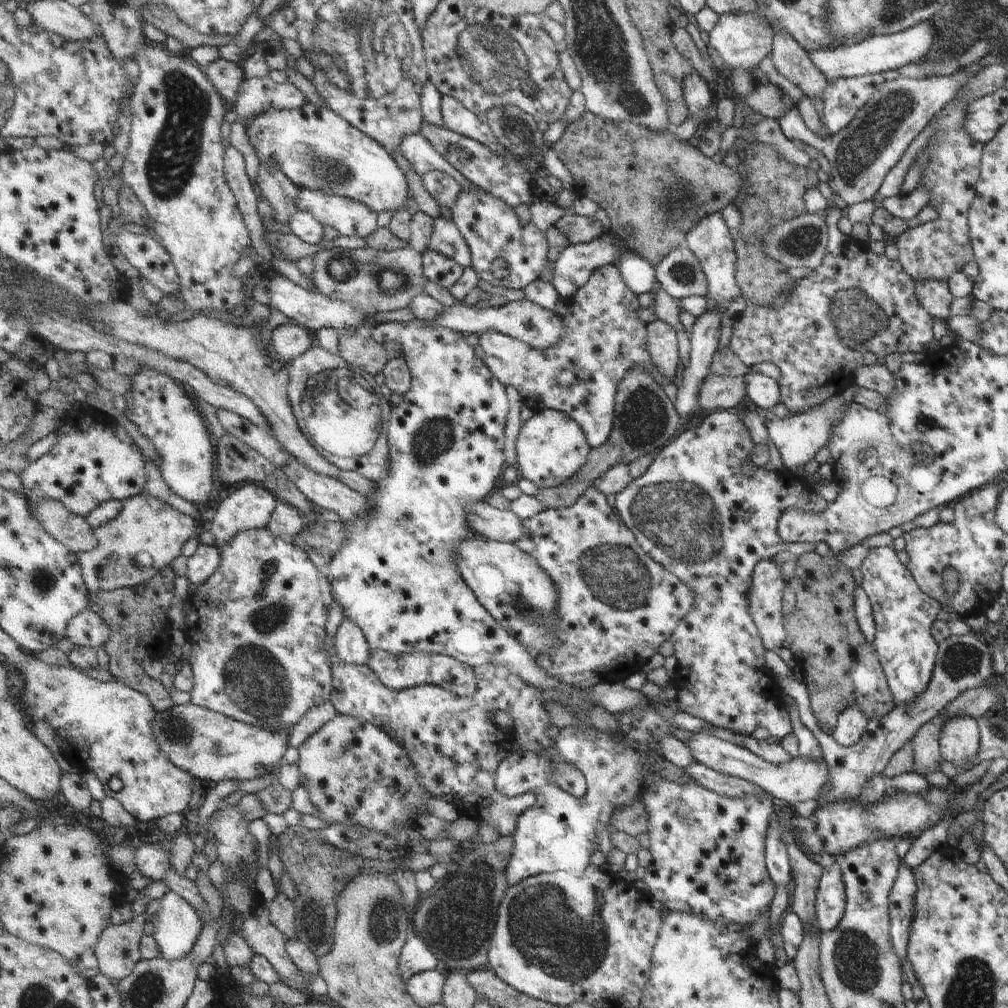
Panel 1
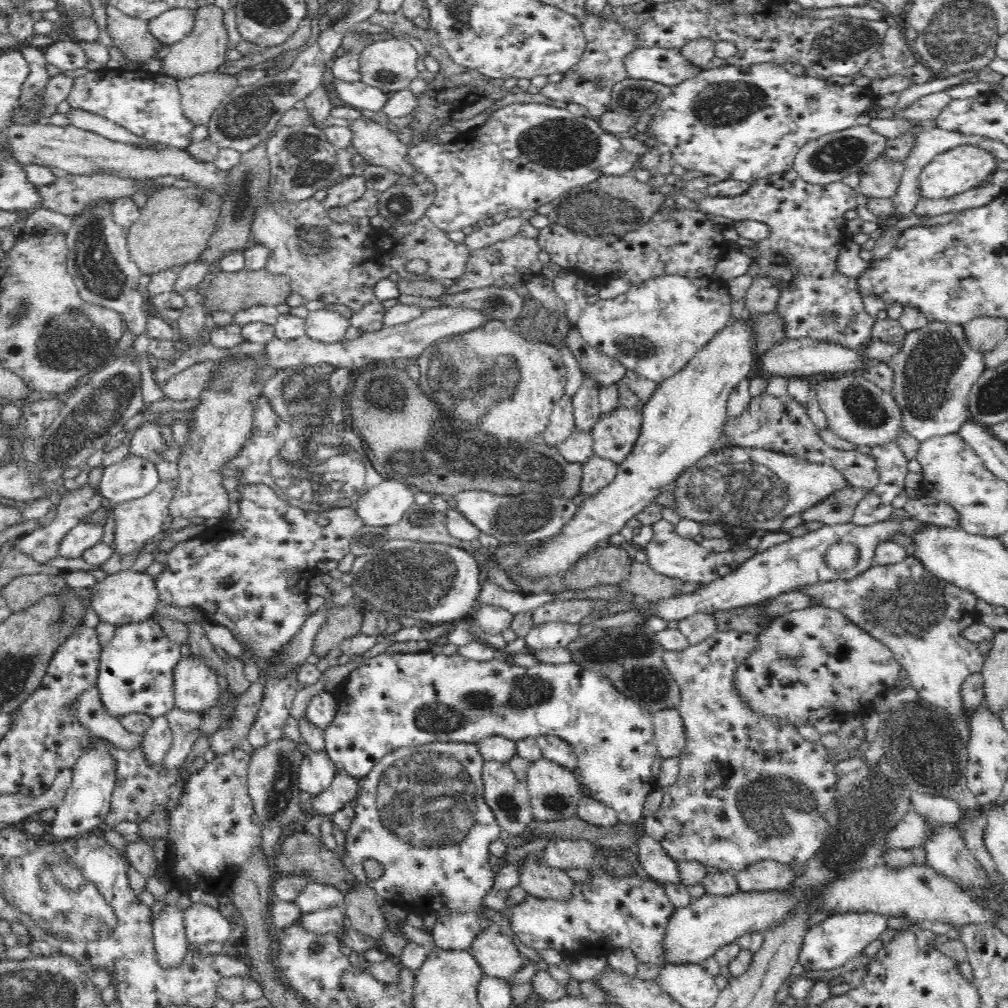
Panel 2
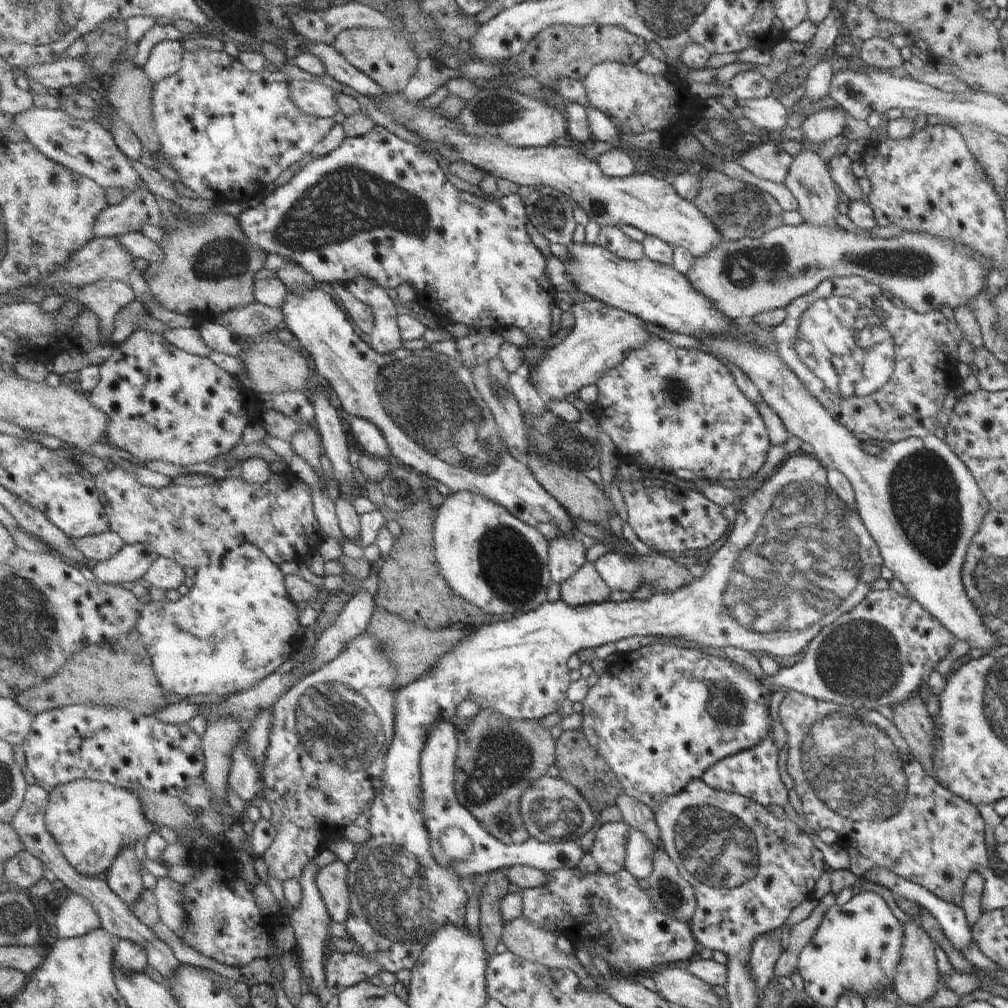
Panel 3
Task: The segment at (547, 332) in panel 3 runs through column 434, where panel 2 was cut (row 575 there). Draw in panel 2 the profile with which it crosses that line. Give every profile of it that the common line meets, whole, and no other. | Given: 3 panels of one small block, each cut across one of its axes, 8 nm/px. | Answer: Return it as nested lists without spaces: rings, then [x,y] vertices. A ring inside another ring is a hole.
[[[252,483],[241,486],[241,498],[239,499],[239,510],[240,514],[237,518],[232,521],[232,526],[228,526],[226,530],[232,532],[232,542],[210,542],[210,529],[207,529],[202,533],[202,538],[192,537],[186,541],[178,543],[170,552],[166,554],[166,566],[164,570],[158,574],[153,580],[153,583],[157,588],[157,598],[161,602],[166,602],[168,606],[178,606],[178,608],[188,608],[188,606],[194,606],[199,608],[201,612],[204,612],[204,616],[212,618],[213,622],[224,625],[234,634],[234,638],[246,646],[246,650],[249,650],[254,657],[256,657],[256,663],[261,670],[266,668],[266,664],[276,656],[276,652],[282,648],[282,645],[298,632],[298,629],[304,624],[310,611],[308,609],[308,582],[310,578],[320,573],[317,570],[318,563],[324,560],[342,560],[346,554],[350,552],[350,544],[354,537],[359,534],[360,528],[364,526],[363,520],[358,516],[357,509],[355,506],[323,506],[318,503],[316,510],[302,510],[295,506],[290,506],[287,500],[284,500],[280,495],[276,494],[272,487],[267,484]],[[320,516],[326,520],[326,526],[318,524]]]

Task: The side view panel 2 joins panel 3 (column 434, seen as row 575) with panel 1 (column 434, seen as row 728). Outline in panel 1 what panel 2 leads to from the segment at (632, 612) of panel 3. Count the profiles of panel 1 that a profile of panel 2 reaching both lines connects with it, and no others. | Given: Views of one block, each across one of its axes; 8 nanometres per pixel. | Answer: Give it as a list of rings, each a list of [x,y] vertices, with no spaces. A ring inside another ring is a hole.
[[[417,934],[410,938],[403,950],[399,973],[407,983],[413,976],[421,974],[421,972],[435,970],[437,964],[439,964],[439,960],[431,952],[431,948],[425,944],[421,934]]]

